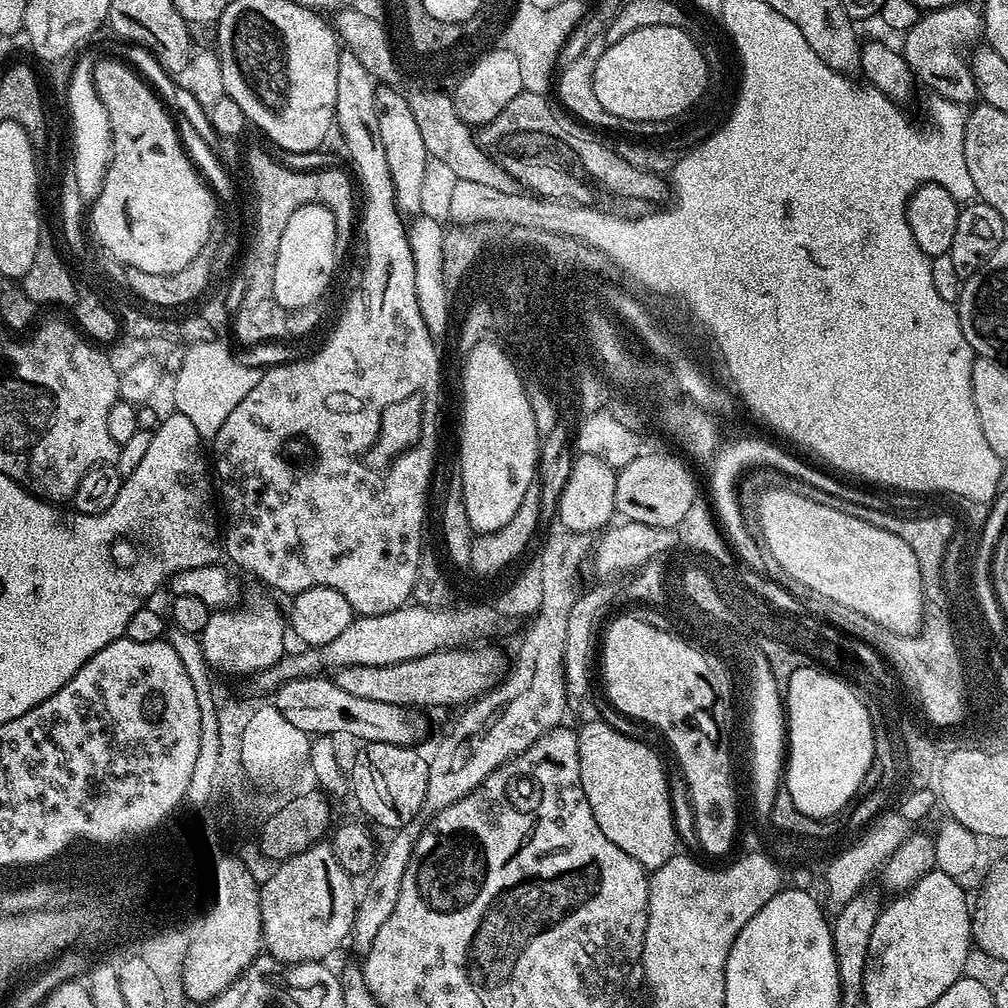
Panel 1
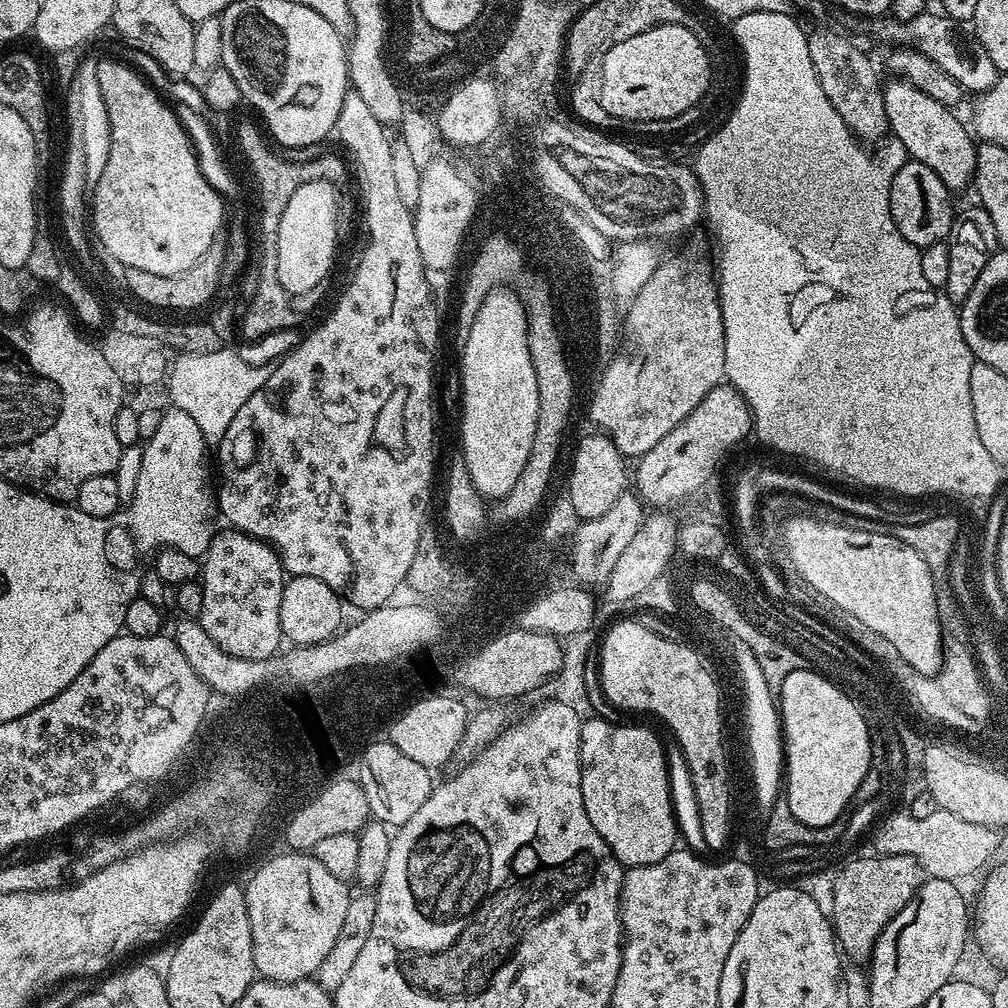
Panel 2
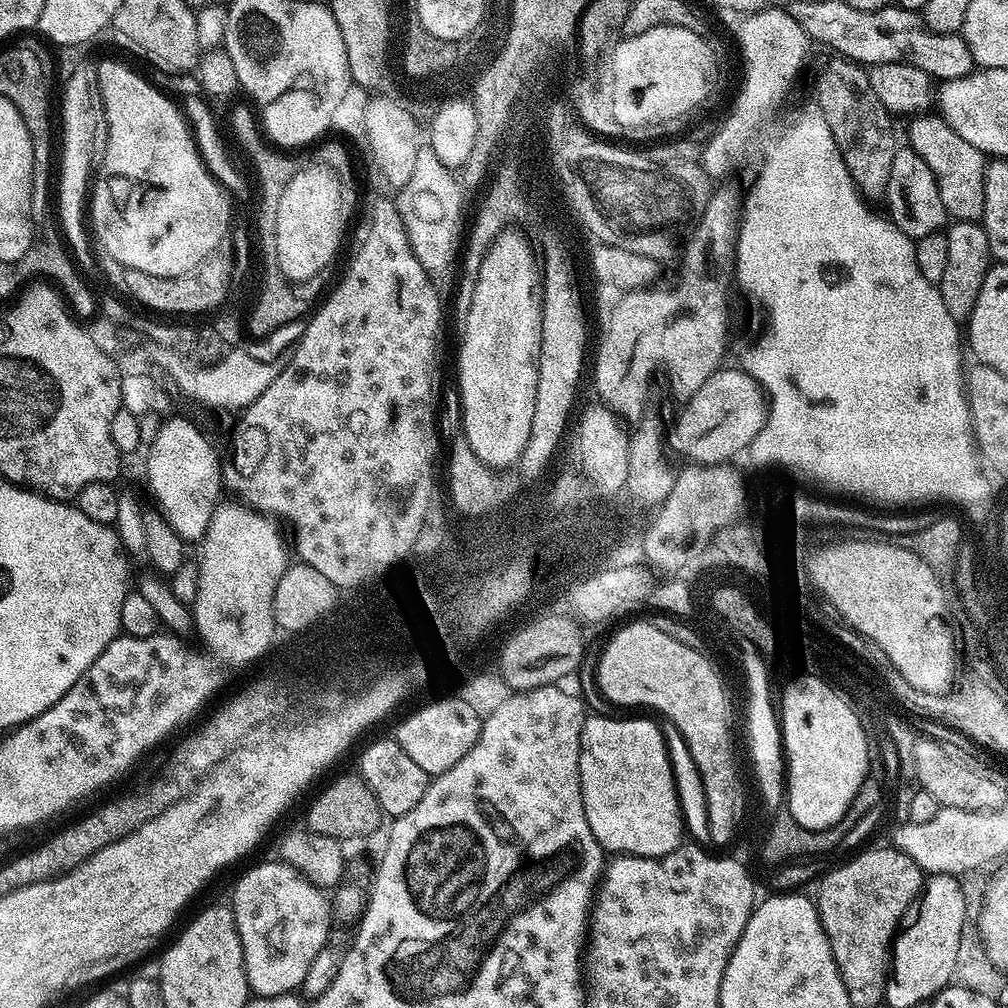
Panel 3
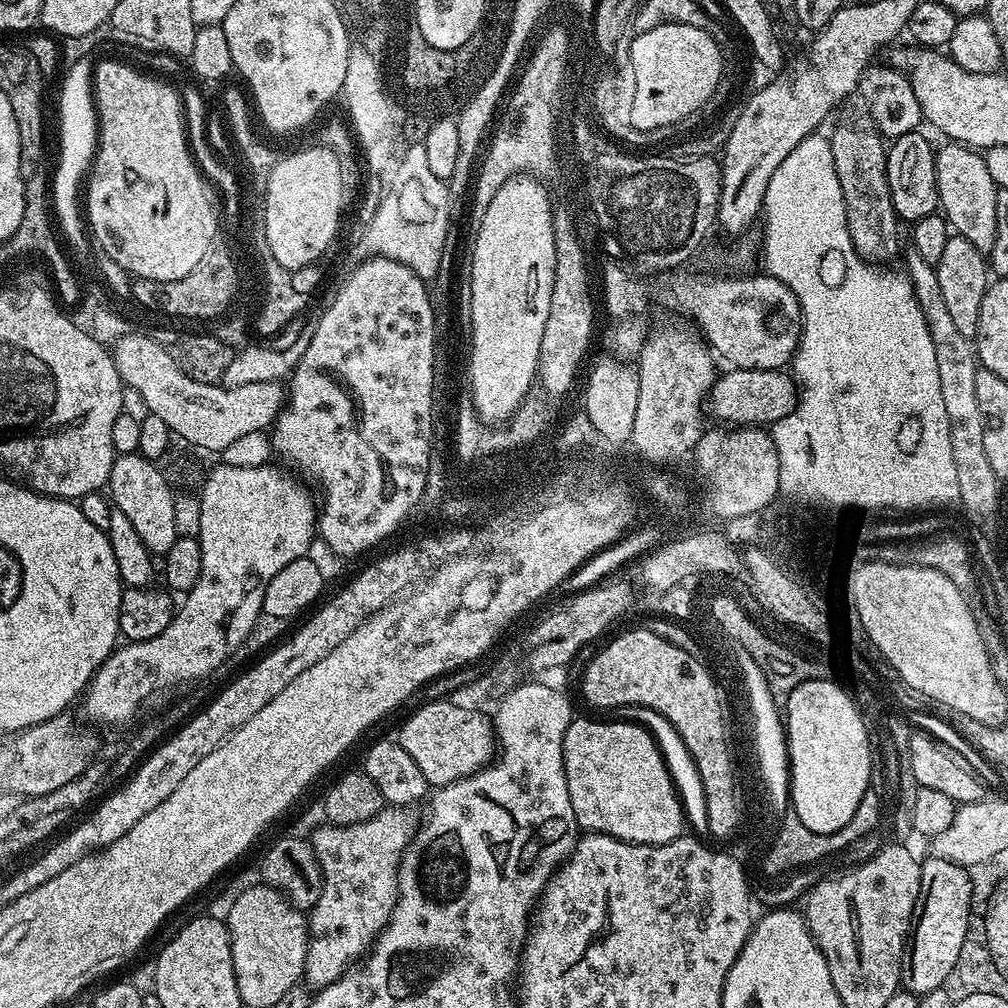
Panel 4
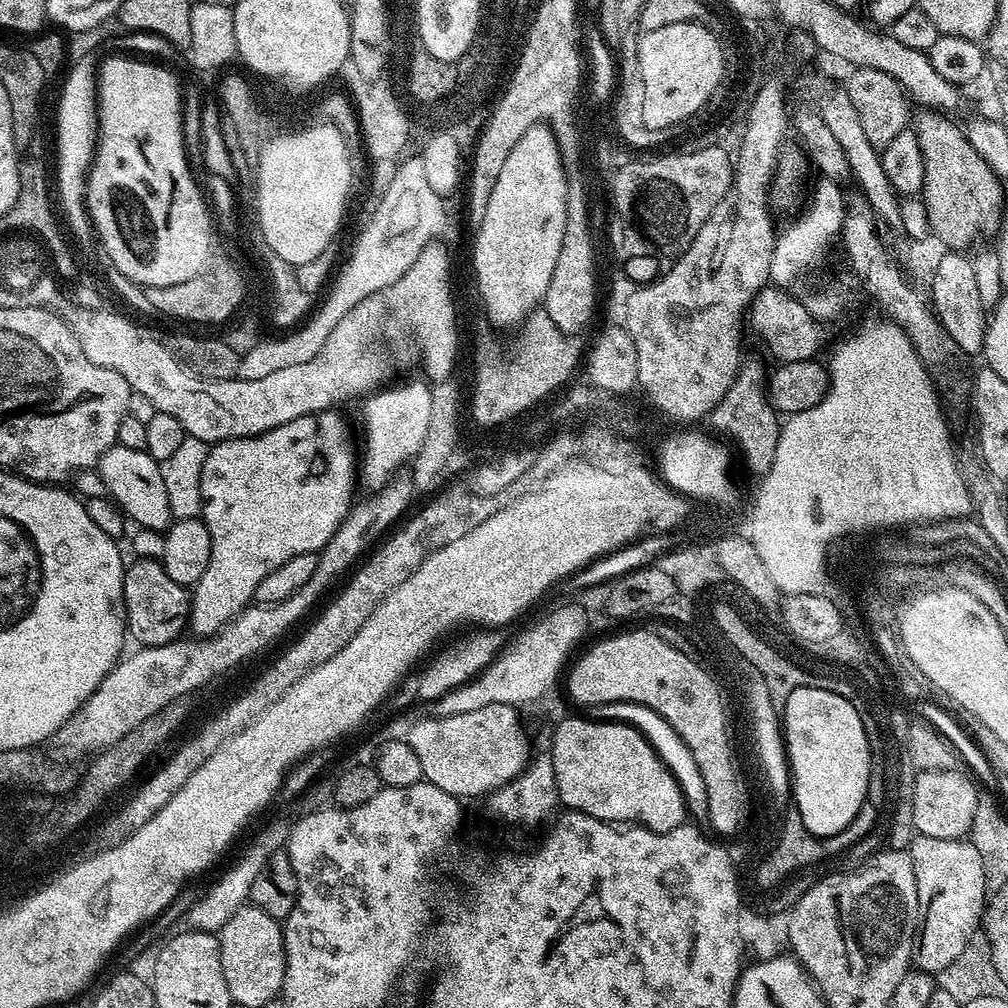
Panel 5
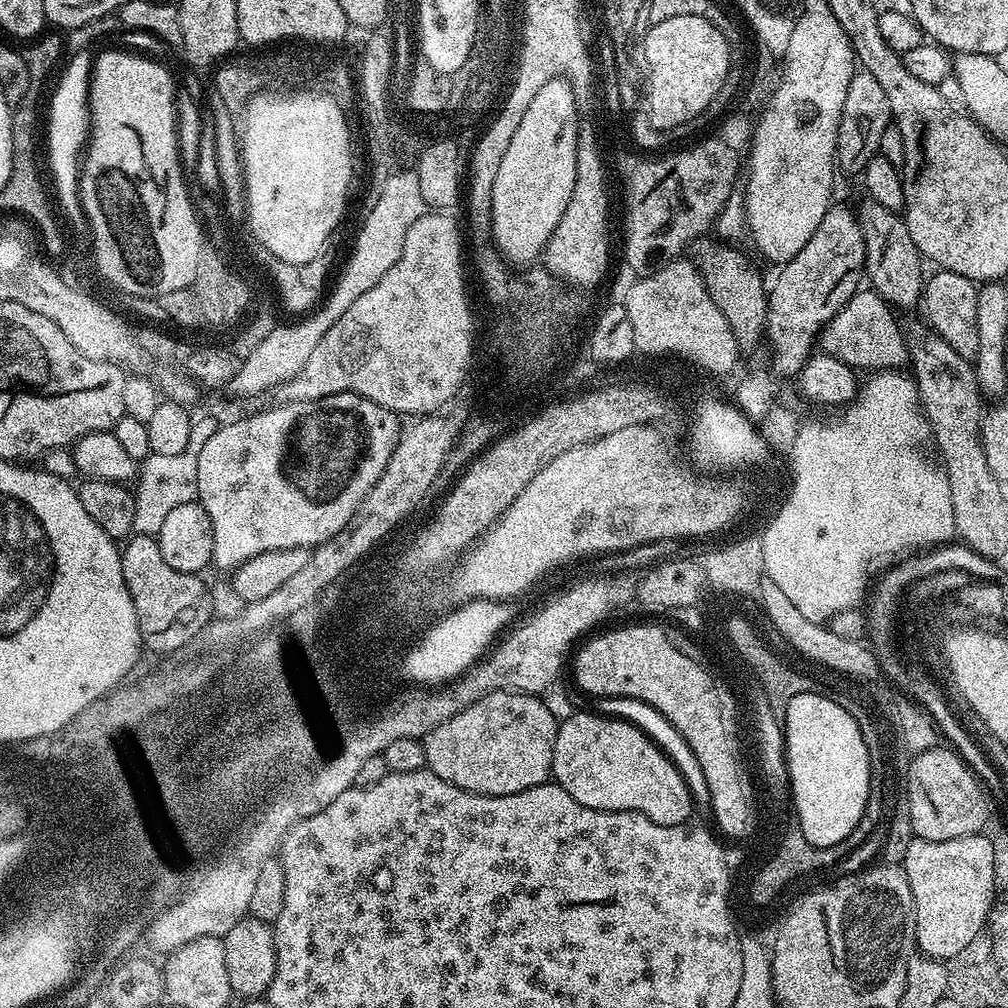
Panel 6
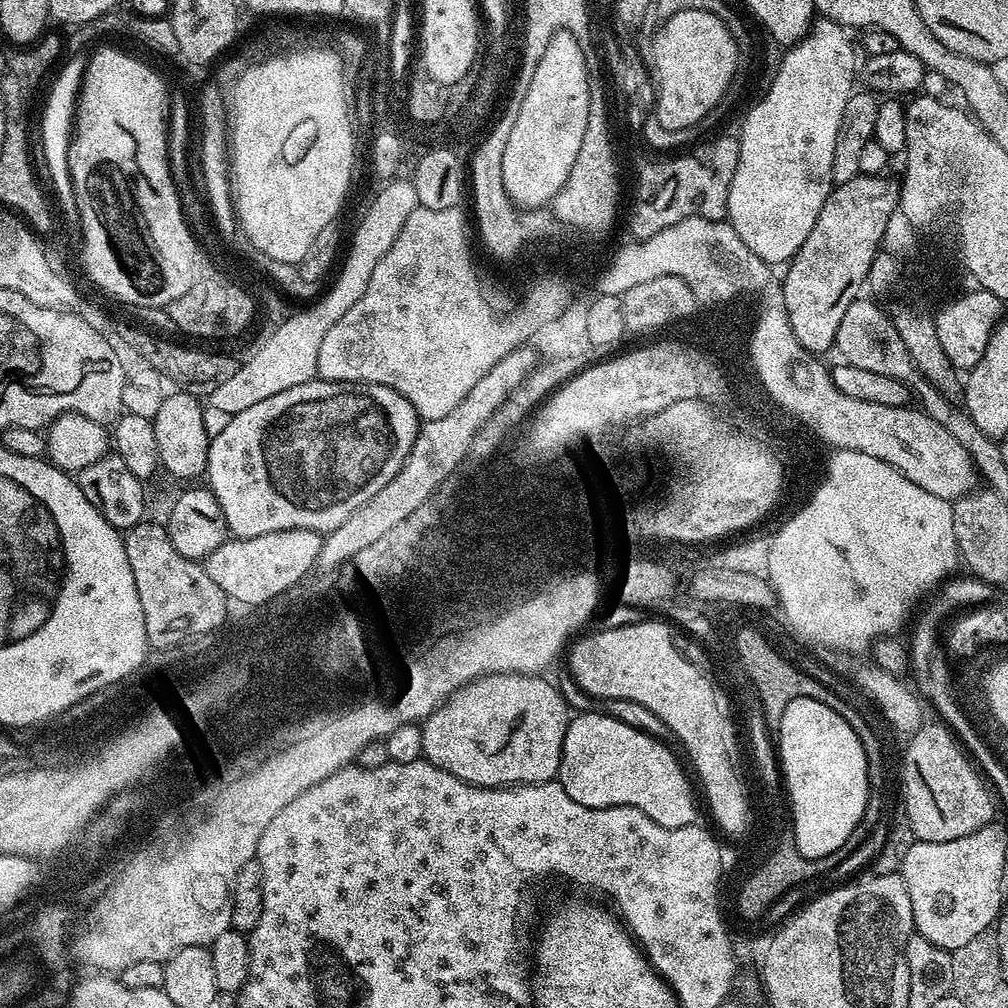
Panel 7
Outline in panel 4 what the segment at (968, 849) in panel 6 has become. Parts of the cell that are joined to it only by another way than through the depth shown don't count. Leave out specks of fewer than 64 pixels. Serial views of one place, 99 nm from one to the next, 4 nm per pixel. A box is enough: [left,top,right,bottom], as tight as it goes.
[900,855,974,998]

